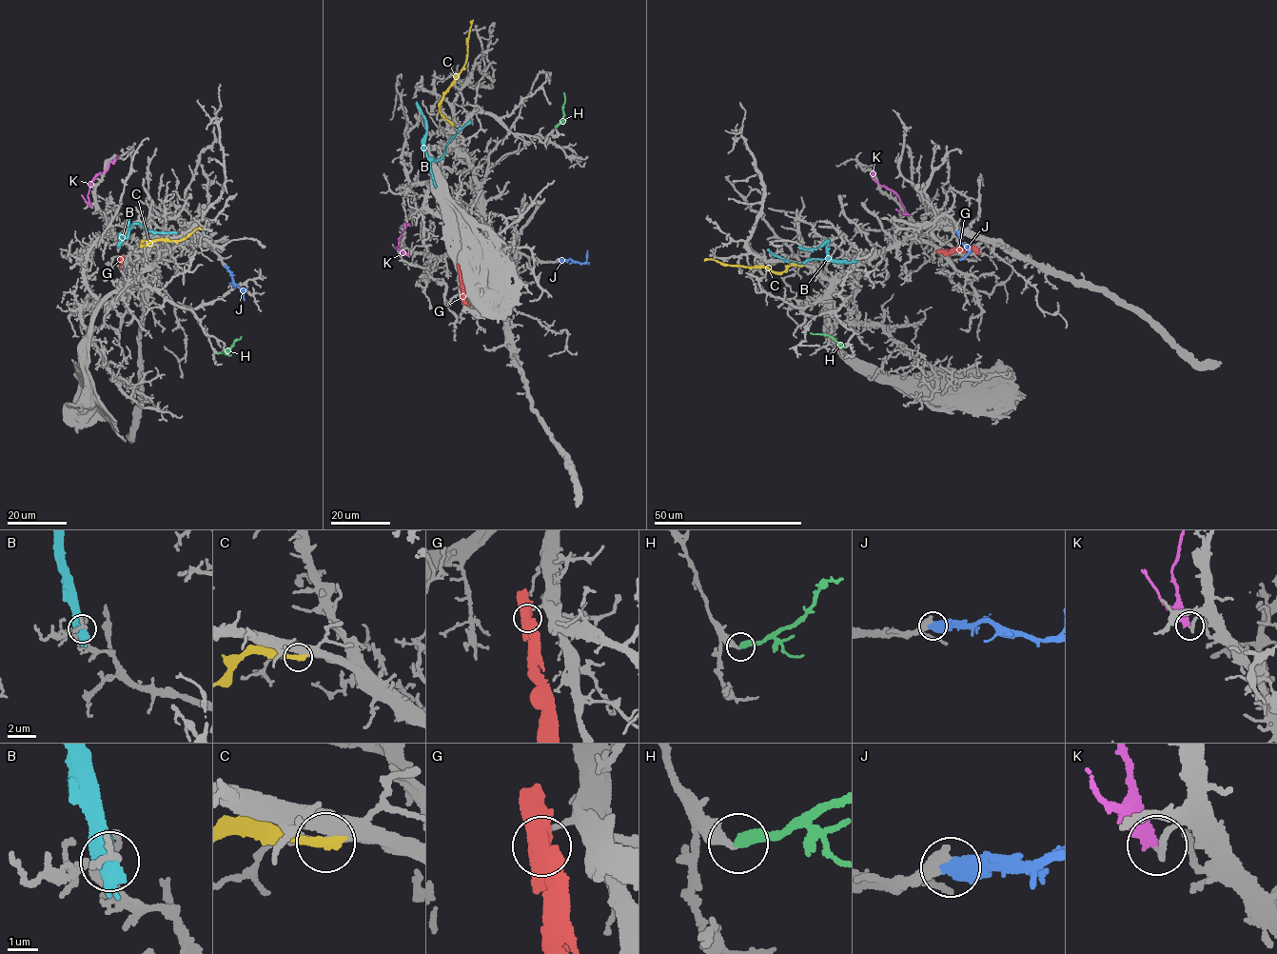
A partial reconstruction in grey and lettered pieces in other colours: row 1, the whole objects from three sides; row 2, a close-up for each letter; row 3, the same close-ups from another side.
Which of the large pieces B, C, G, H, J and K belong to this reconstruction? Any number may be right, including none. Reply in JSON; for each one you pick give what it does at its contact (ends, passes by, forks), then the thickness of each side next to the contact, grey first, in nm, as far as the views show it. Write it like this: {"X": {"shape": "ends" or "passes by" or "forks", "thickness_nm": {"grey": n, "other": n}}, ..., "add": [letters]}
{"H": {"shape": "ends", "thickness_nm": {"grey": 280, "other": 440}}, "J": {"shape": "ends", "thickness_nm": {"grey": 460, "other": 600}}, "add": ["H", "J"]}

